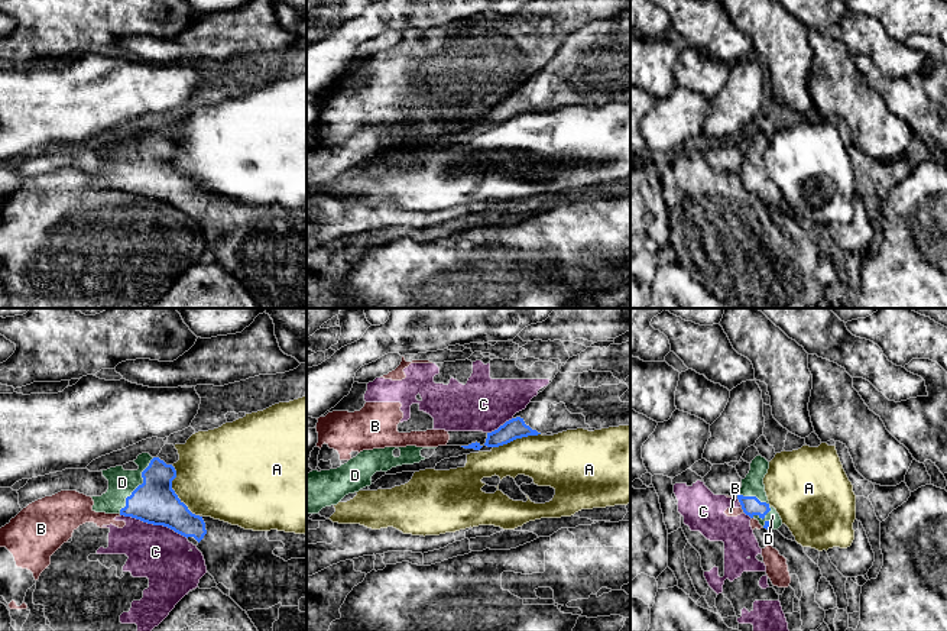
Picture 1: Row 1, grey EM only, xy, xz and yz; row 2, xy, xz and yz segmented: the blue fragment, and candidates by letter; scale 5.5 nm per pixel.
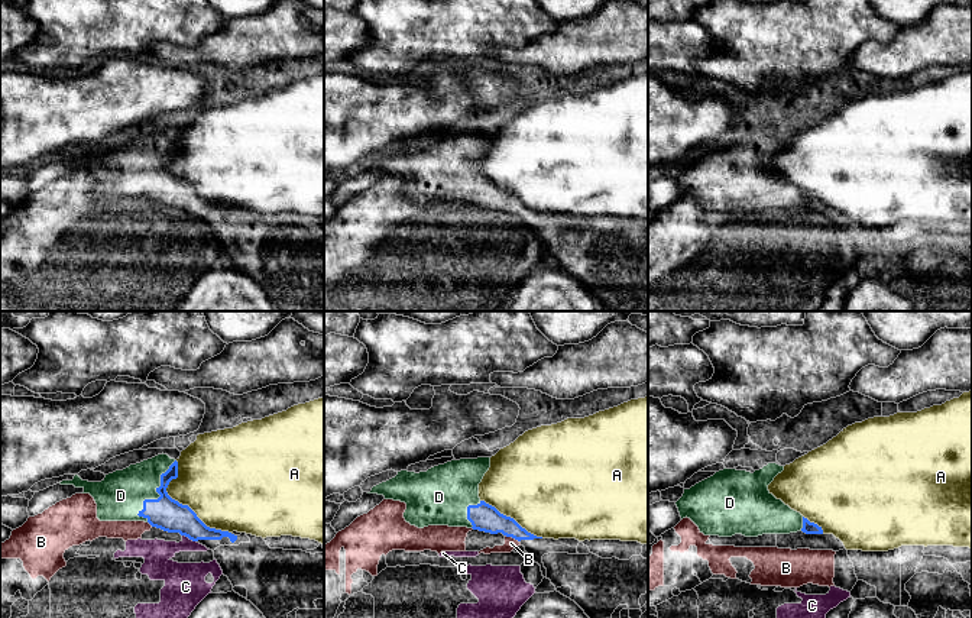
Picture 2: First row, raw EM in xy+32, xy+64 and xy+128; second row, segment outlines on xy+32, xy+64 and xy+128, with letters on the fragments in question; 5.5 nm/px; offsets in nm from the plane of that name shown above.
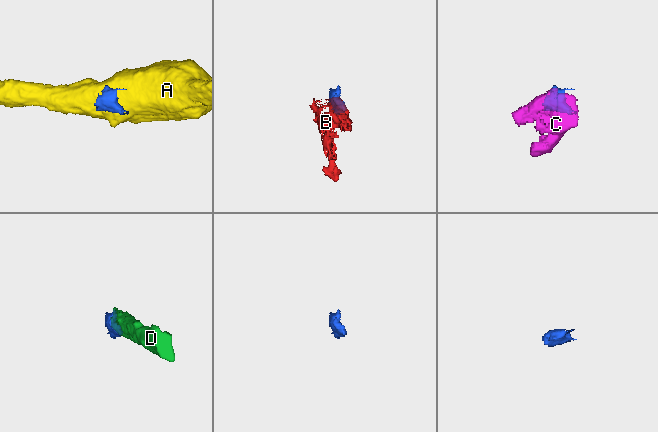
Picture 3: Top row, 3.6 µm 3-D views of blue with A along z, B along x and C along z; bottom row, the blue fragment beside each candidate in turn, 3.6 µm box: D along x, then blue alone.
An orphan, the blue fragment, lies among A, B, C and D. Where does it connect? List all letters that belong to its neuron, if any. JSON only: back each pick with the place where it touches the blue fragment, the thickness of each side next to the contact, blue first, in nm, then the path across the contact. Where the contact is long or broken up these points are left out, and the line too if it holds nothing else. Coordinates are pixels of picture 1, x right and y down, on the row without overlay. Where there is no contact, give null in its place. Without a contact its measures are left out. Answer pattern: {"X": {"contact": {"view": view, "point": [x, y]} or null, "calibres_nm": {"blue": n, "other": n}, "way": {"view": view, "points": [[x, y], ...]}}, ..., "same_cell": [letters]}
{"D": {"contact": {"view": "yz", "point": [766, 180]}, "calibres_nm": {"blue": 110, "other": 70}, "way": {"view": "yz", "points": [[751, 181], [766, 180], [772, 191]]}}, "same_cell": ["D"]}

